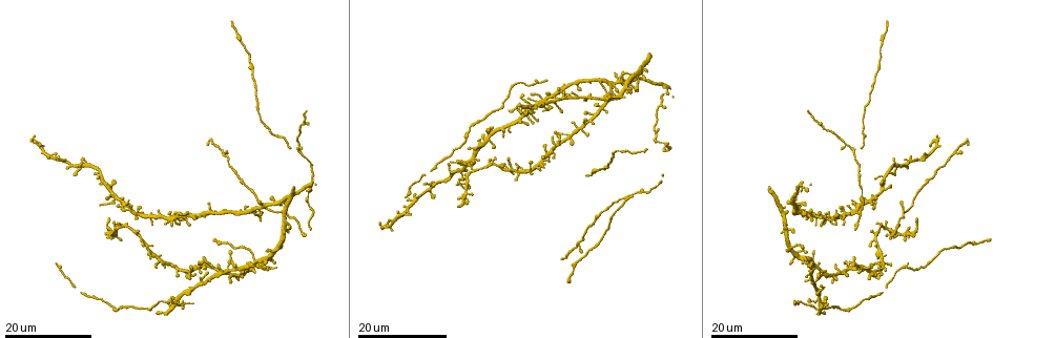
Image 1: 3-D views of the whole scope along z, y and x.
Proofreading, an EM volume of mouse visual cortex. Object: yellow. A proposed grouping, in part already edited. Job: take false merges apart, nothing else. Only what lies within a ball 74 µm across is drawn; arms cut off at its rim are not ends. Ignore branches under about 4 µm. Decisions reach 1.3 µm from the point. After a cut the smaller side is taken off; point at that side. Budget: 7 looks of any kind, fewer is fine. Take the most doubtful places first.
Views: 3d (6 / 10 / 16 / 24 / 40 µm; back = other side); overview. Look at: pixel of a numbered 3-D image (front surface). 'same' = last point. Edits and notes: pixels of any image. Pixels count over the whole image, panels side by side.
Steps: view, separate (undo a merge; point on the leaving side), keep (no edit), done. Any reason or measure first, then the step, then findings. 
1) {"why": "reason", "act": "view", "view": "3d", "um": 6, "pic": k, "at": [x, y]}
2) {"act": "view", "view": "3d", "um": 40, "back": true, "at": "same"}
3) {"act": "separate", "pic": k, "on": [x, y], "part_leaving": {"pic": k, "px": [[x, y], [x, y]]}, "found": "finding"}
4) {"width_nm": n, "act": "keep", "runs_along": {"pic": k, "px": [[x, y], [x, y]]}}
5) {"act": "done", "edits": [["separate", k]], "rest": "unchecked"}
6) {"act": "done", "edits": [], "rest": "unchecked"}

{"why": "looks like a crossing", "act": "view", "view": "3d", "um": 24, "pic": 1, "at": [840, 272]}

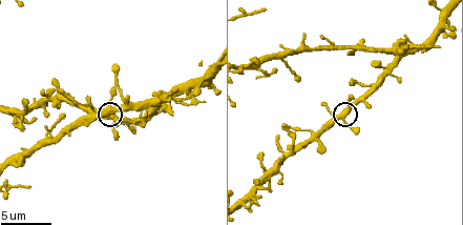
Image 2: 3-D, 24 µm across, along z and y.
{"act": "view", "view": "3d", "um": 10, "pic": 2, "at": [341, 119]}

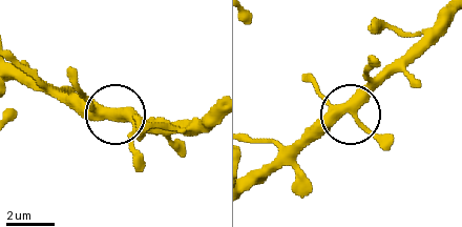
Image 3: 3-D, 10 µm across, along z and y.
{"width_nm": 380, "act": "keep", "found": "all the same cell"}

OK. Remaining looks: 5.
{"why": "two arms in line, one across", "act": "view", "view": "3d", "um": 24, "pic": 1, "at": [297, 146]}

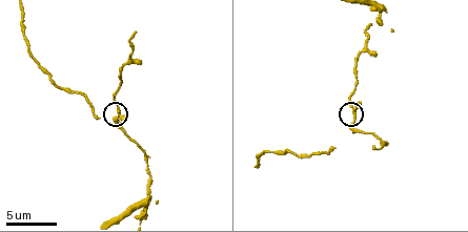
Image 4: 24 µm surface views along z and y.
{"why": "zoom in", "act": "view", "view": "3d", "um": 10, "pic": 4, "at": [120, 109]}

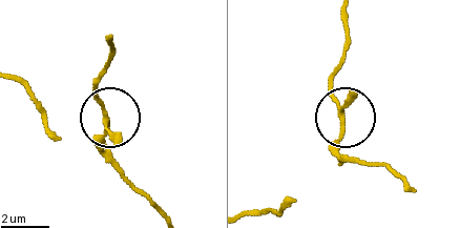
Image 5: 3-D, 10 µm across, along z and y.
{"arms": 3, "act": "keep", "found": "continuous, no second cell"}

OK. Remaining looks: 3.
{"why": "looks like a crossing", "act": "view", "view": "3d", "um": 16, "pic": 1, "at": [242, 212]}

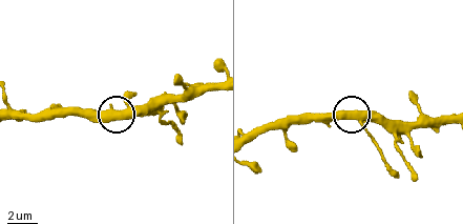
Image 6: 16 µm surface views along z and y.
{"act": "view", "view": "3d", "um": 6, "pic": 6, "at": [124, 116]}

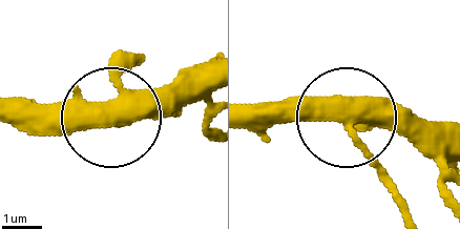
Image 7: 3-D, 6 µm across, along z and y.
{"arms": 4, "act": "keep", "found": "continuous, no second cell"}

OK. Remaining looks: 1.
{"act": "done", "edits": [], "rest": "unchecked"}

